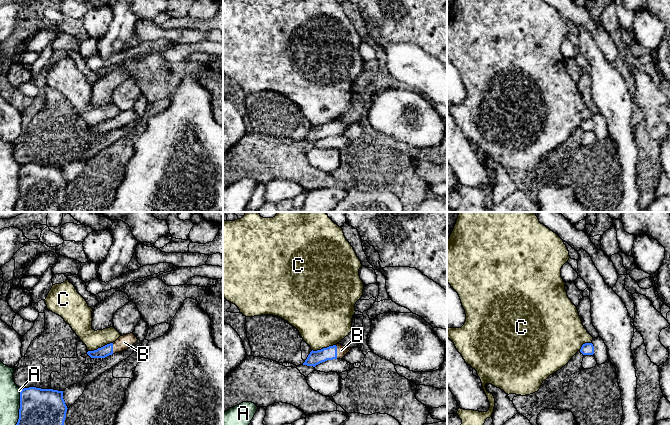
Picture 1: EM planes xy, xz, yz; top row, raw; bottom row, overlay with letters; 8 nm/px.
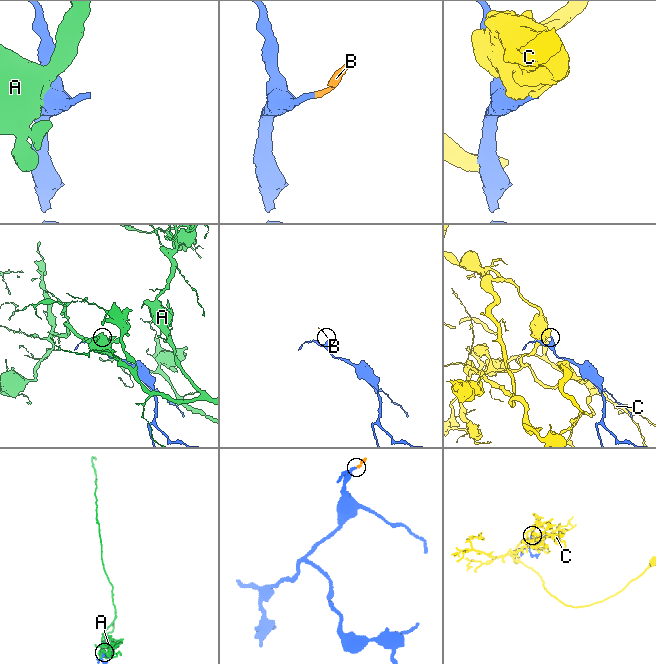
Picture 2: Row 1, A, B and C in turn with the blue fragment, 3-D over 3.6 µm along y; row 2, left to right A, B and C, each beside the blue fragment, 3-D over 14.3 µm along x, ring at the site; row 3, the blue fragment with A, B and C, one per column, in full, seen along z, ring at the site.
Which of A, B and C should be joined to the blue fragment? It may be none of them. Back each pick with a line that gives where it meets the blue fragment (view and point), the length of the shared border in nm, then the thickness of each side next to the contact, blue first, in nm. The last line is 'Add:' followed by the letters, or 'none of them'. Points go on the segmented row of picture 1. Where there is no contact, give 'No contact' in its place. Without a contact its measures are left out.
B: Touches blue at xz (336, 352). Shared border 110 nm. Thickness 110 nm (blue) against 80 nm
Add: B

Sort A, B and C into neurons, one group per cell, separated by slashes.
A / B / C

